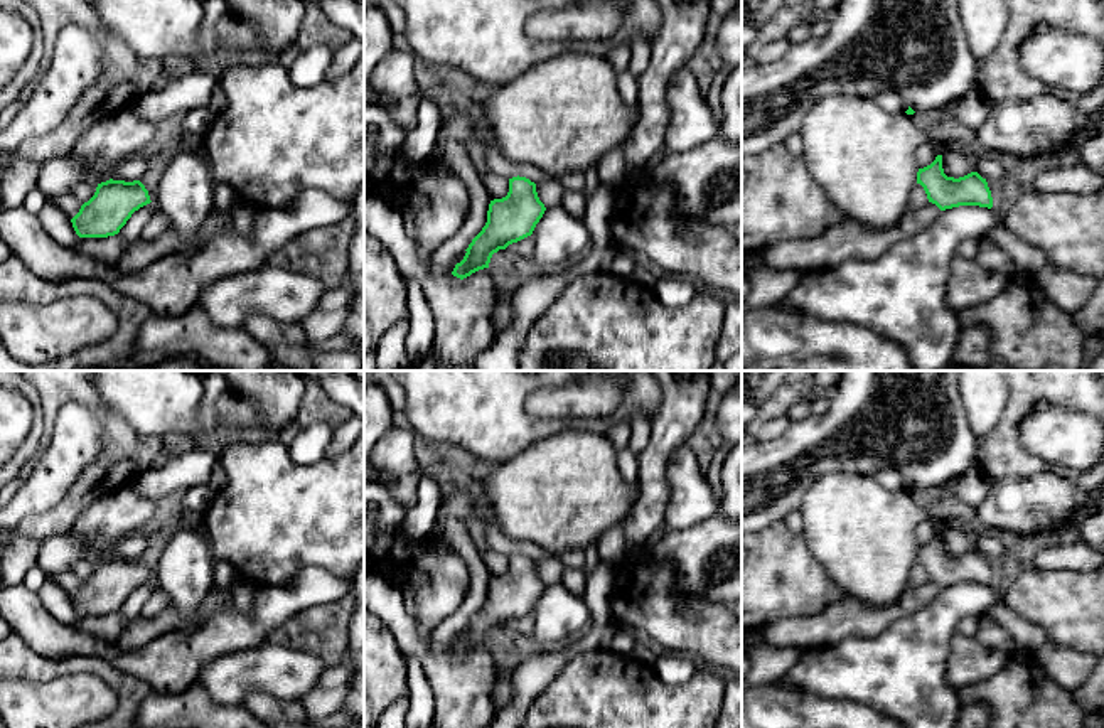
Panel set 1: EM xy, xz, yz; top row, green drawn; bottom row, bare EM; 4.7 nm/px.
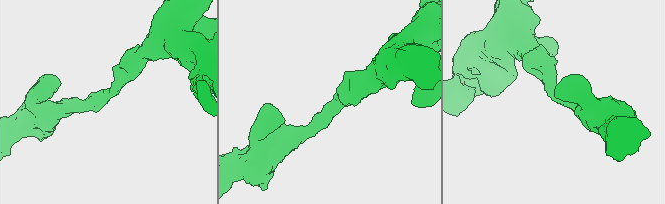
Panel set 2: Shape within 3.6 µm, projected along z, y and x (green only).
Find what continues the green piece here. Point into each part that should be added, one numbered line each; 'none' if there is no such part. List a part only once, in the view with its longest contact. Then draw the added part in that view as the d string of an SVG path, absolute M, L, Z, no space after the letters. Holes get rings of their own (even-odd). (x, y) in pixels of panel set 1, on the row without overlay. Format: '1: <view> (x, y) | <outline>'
none

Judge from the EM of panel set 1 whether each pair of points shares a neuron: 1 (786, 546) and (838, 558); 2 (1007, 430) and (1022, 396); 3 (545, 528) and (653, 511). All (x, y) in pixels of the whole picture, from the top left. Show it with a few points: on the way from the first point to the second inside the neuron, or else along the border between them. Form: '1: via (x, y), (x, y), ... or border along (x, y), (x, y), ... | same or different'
1: border along (801, 533), (806, 546), (831, 580) | different
2: via (1010, 422), (1020, 405) | same
3: border along (639, 486), (634, 508), (622, 523) | different

